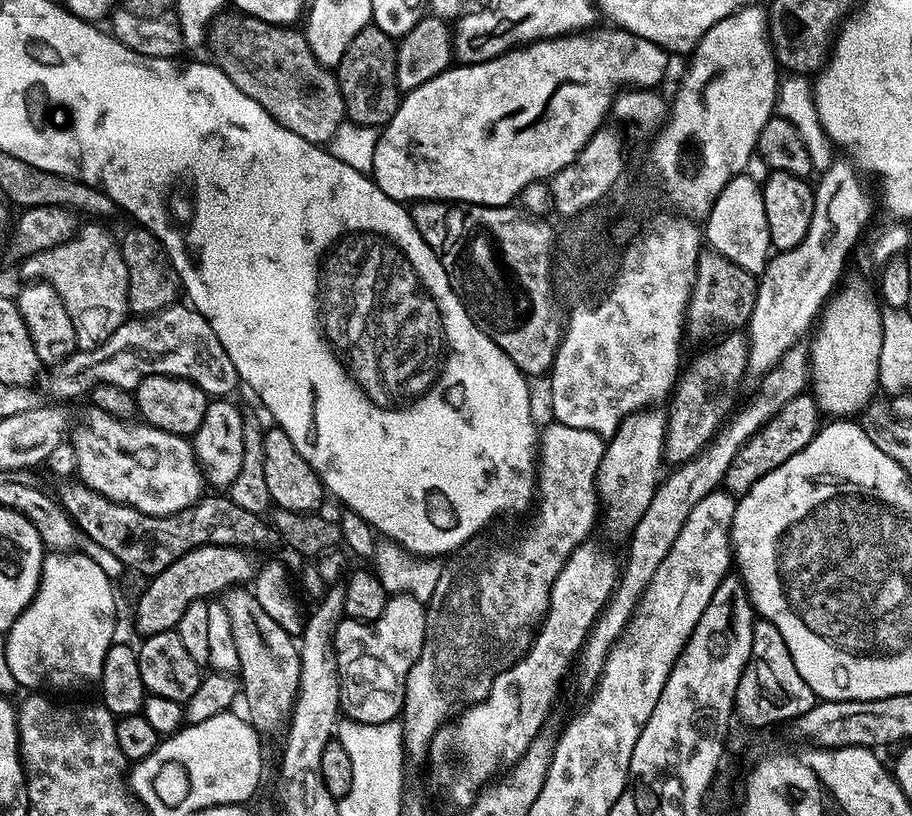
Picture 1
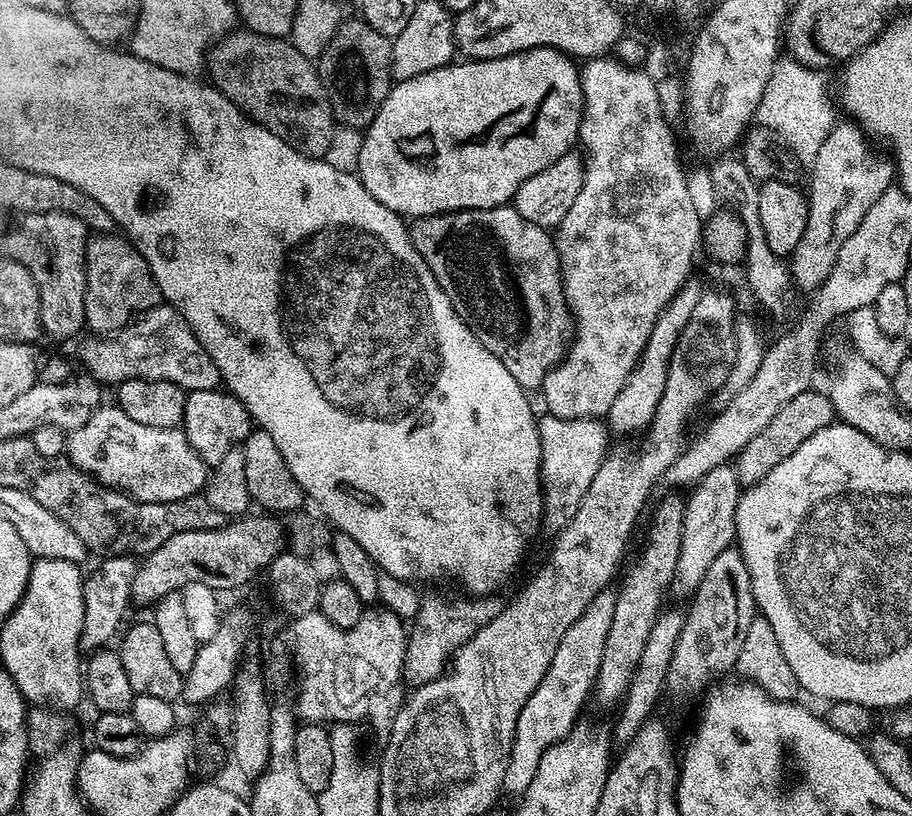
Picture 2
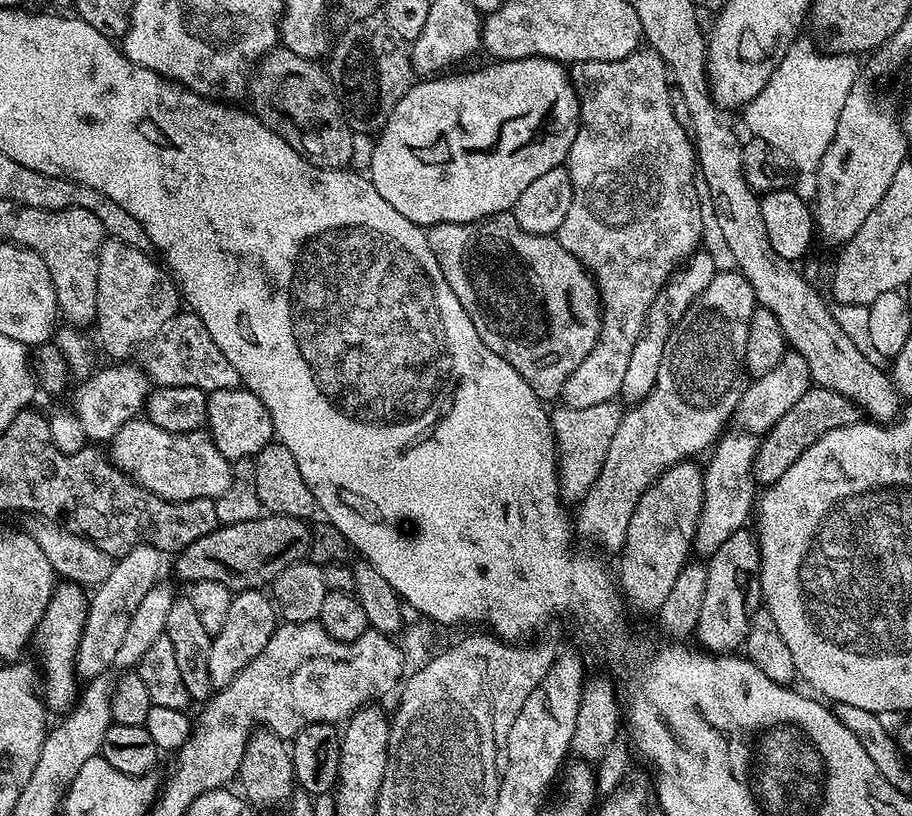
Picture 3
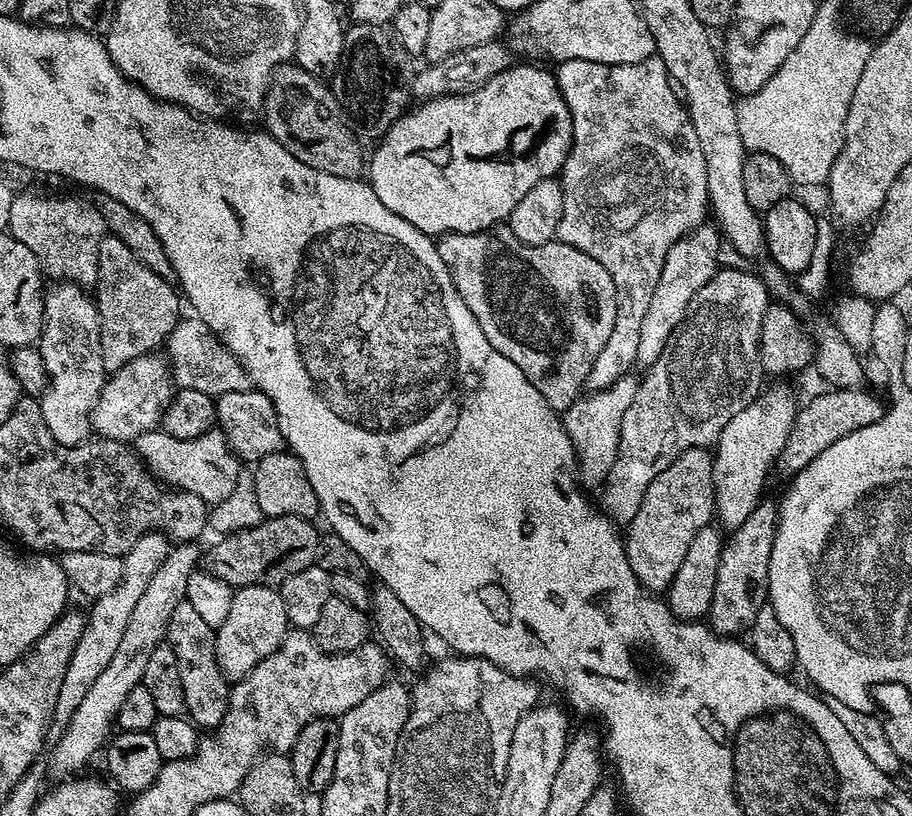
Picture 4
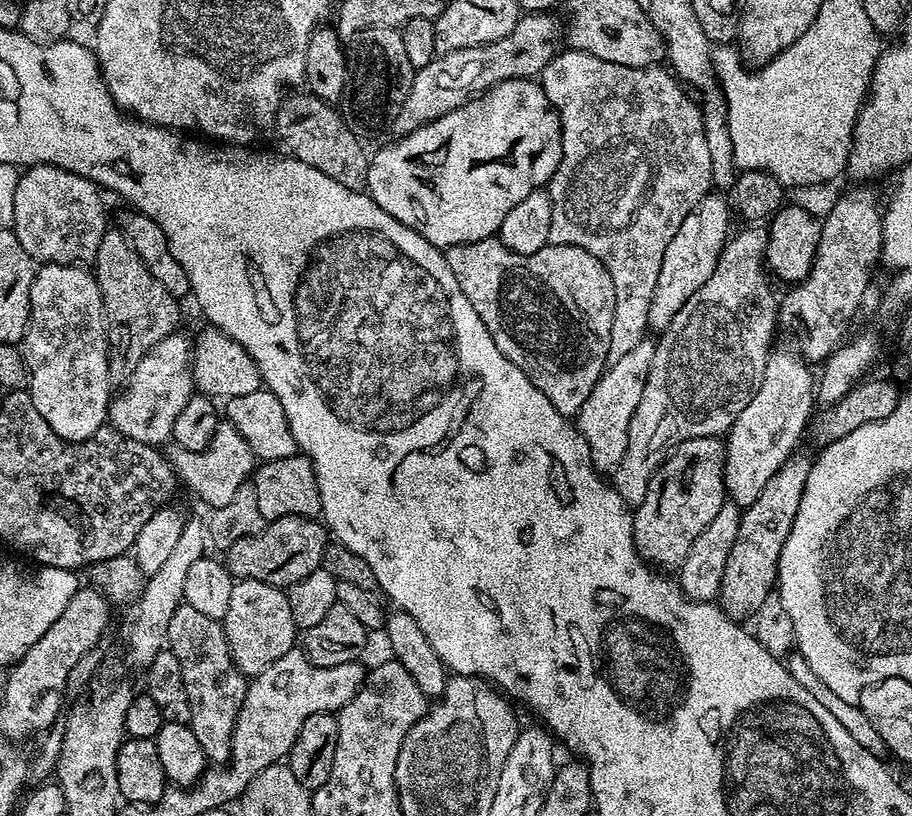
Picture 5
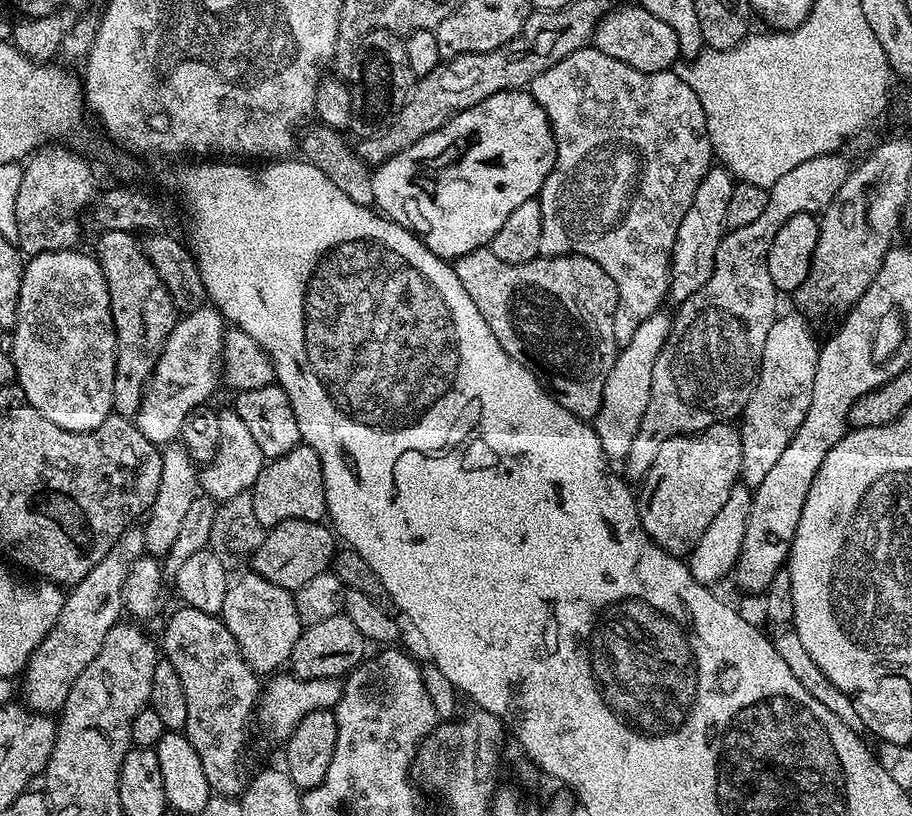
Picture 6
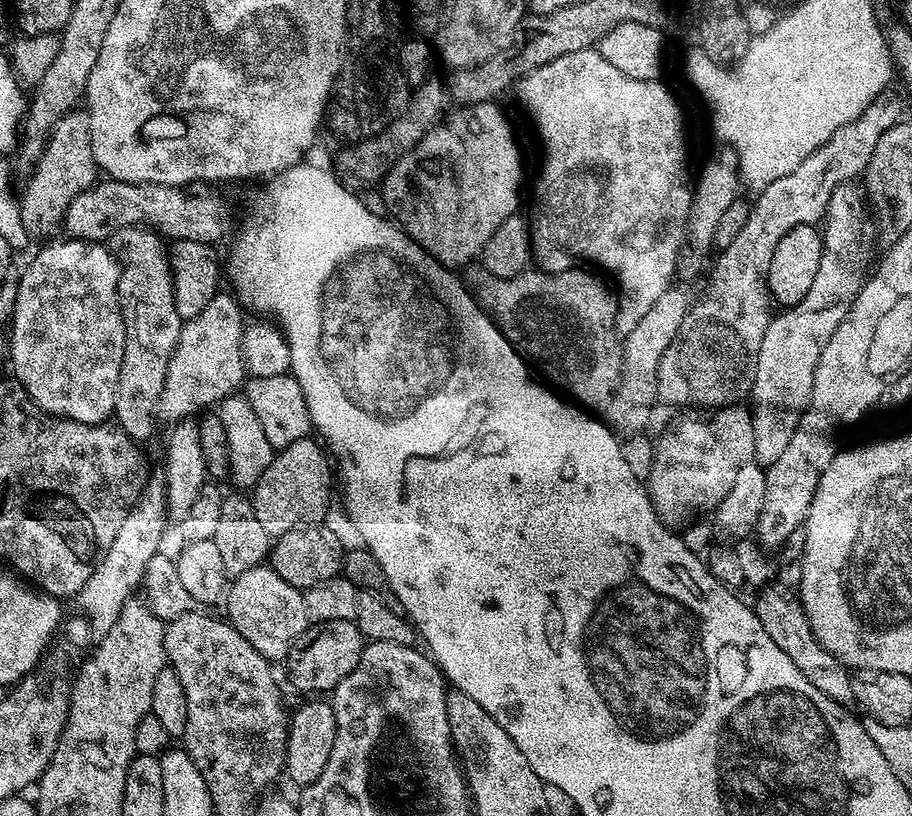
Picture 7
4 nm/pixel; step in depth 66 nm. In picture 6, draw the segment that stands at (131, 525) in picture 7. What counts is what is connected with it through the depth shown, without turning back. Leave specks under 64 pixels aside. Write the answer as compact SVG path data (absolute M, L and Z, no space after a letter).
M133 526L120 535L112 552L86 574L77 584L67 589L64 605L46 638L34 650L22 673L24 680L23 703L34 712L45 714L59 713L66 702L66 694L70 694L70 686L74 686L74 678L94 662L98 650L102 650L102 642L106 642L106 634L115 624L121 623L120 611L126 608L124 602L124 583L132 571L132 563L145 555L143 527Z

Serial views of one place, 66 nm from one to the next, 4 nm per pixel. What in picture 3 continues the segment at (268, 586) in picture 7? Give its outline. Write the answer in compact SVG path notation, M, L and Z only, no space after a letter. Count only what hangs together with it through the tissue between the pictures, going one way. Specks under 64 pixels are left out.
M263 591L236 592L230 602L230 610L226 610L226 622L222 622L220 629L212 636L208 659L208 683L213 689L225 688L248 663L253 662L265 649L277 625L276 606Z

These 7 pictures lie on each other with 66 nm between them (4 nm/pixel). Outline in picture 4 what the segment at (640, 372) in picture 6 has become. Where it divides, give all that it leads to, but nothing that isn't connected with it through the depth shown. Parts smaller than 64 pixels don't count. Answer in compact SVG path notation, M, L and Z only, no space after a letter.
M632 374L622 376L601 392L589 391L581 395L562 414L564 429L570 434L570 442L578 457L578 479L585 489L599 489L610 474L610 466L614 466L614 458L618 458L622 414L626 414L630 402L634 402L638 383L634 377Z

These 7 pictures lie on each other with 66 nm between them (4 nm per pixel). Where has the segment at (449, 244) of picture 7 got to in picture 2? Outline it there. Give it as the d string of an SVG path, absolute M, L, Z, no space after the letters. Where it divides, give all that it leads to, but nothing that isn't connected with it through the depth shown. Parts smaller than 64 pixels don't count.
M531 48L513 56L503 56L488 60L488 100L468 100L468 108L480 108L484 116L484 128L448 128L448 120L456 116L460 100L386 100L376 115L376 120L367 129L368 142L364 158L362 179L365 186L376 198L390 210L399 212L405 218L437 216L443 212L458 212L465 208L499 208L507 205L516 195L516 191L534 174L546 170L558 158L569 155L573 150L572 143L577 143L580 125L584 118L584 86L582 72L576 69L577 61L556 48Z

